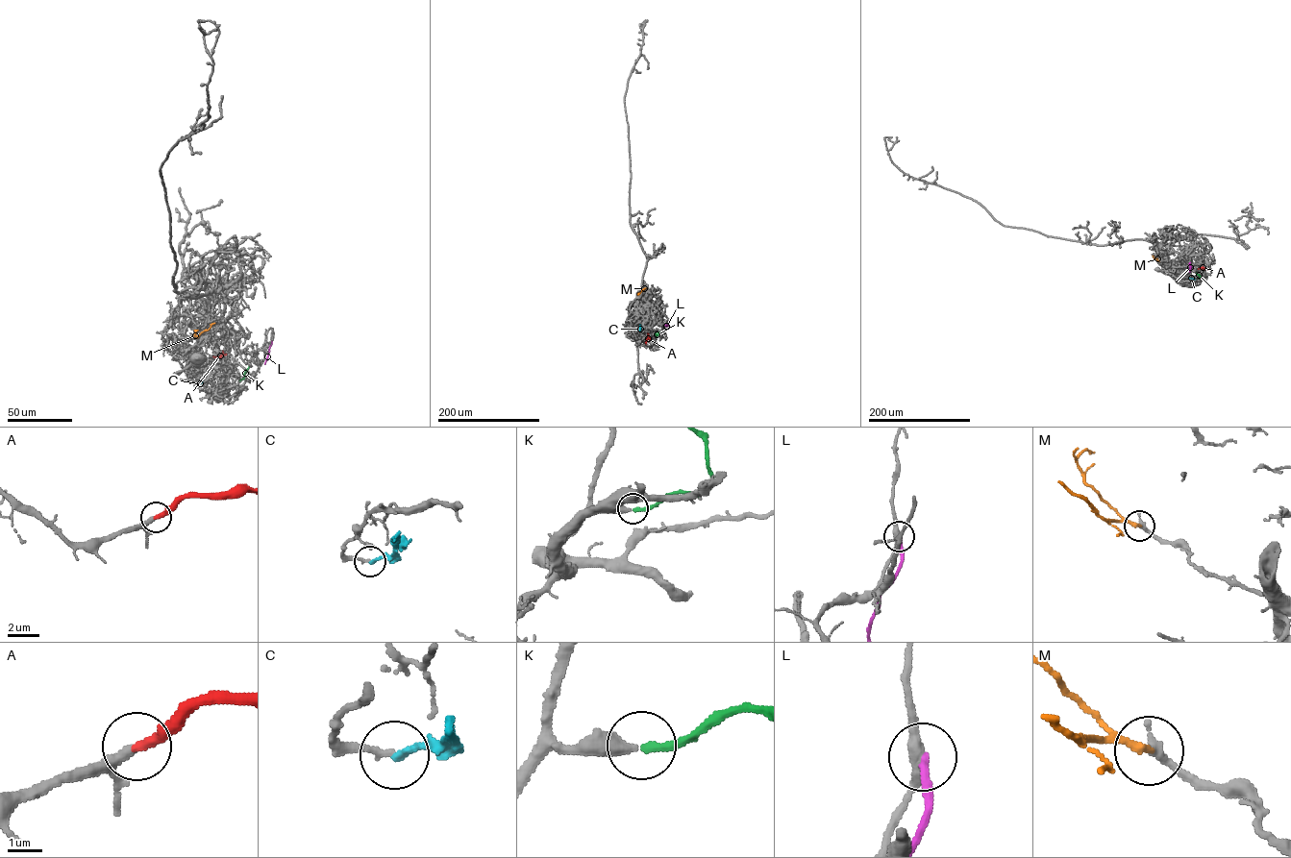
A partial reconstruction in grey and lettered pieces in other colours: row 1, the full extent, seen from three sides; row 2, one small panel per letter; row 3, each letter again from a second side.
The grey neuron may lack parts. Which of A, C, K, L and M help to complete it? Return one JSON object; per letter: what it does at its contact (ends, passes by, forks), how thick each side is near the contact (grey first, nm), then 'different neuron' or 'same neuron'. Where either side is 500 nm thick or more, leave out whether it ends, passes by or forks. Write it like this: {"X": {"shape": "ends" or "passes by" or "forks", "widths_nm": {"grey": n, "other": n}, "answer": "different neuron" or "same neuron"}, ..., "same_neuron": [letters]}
{"A": {"shape": "ends", "widths_nm": {"grey": 220, "other": 300}, "answer": "same neuron"}, "C": {"shape": "ends", "widths_nm": {"grey": 190, "other": 240}, "answer": "different neuron"}, "K": {"shape": "ends", "widths_nm": {"grey": 420, "other": 240}, "answer": "same neuron"}, "L": {"shape": "ends", "widths_nm": {"grey": 400, "other": 220}, "answer": "different neuron"}, "M": {"shape": "ends", "widths_nm": {"grey": 320, "other": 220}, "answer": "different neuron"}, "same_neuron": ["A", "K"]}

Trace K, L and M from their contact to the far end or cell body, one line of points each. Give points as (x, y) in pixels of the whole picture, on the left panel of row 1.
K: (239, 380), (249, 367)
L: (271, 341), (264, 364)
M: (194, 336), (214, 323)

